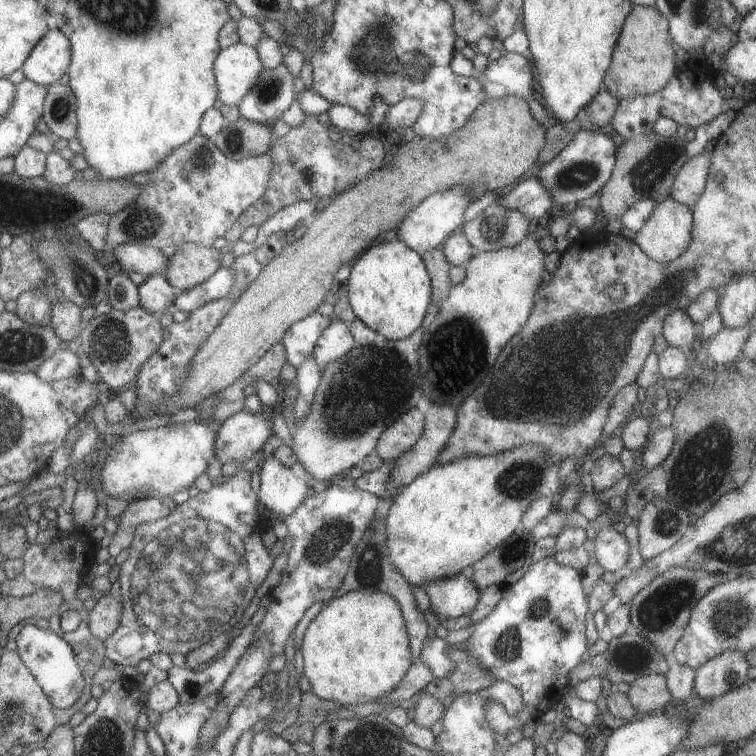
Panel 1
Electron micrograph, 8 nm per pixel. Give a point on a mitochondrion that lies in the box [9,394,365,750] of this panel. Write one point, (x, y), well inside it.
(220, 599)

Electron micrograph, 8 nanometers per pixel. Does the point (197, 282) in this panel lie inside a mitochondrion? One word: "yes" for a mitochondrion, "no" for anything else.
no

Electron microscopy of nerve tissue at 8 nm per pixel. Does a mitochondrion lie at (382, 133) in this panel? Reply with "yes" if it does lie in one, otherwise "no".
no

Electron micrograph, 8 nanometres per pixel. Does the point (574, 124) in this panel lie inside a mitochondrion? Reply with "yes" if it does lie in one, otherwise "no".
no

